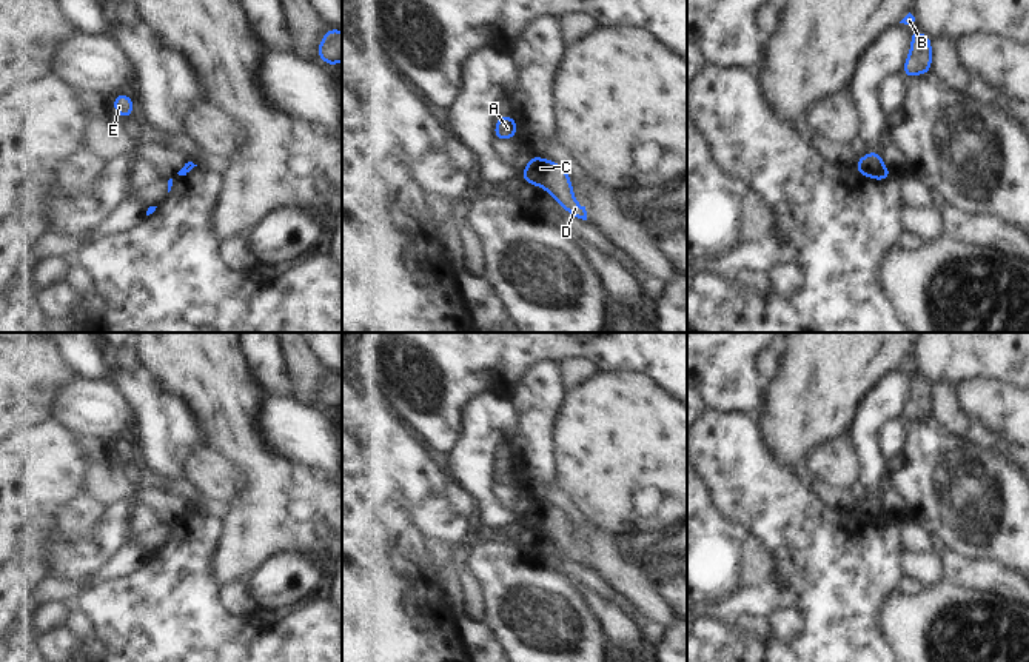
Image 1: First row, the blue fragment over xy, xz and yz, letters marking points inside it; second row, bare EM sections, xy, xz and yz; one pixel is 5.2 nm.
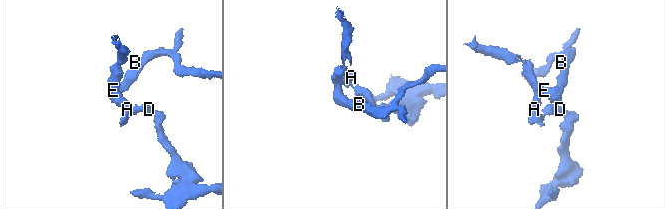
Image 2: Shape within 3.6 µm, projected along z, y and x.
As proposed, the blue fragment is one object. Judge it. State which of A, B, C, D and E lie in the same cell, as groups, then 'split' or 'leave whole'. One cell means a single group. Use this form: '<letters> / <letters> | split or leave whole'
A B E / C D | split

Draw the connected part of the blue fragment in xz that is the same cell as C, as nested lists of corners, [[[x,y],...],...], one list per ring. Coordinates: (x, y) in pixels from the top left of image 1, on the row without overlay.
[[[530,499],[521,523],[524,528],[545,534],[565,557],[587,565],[585,551],[576,547],[571,523],[561,508]]]

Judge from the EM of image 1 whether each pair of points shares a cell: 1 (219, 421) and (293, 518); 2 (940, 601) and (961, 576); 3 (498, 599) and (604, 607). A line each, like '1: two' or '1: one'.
1: one
2: two
3: two

